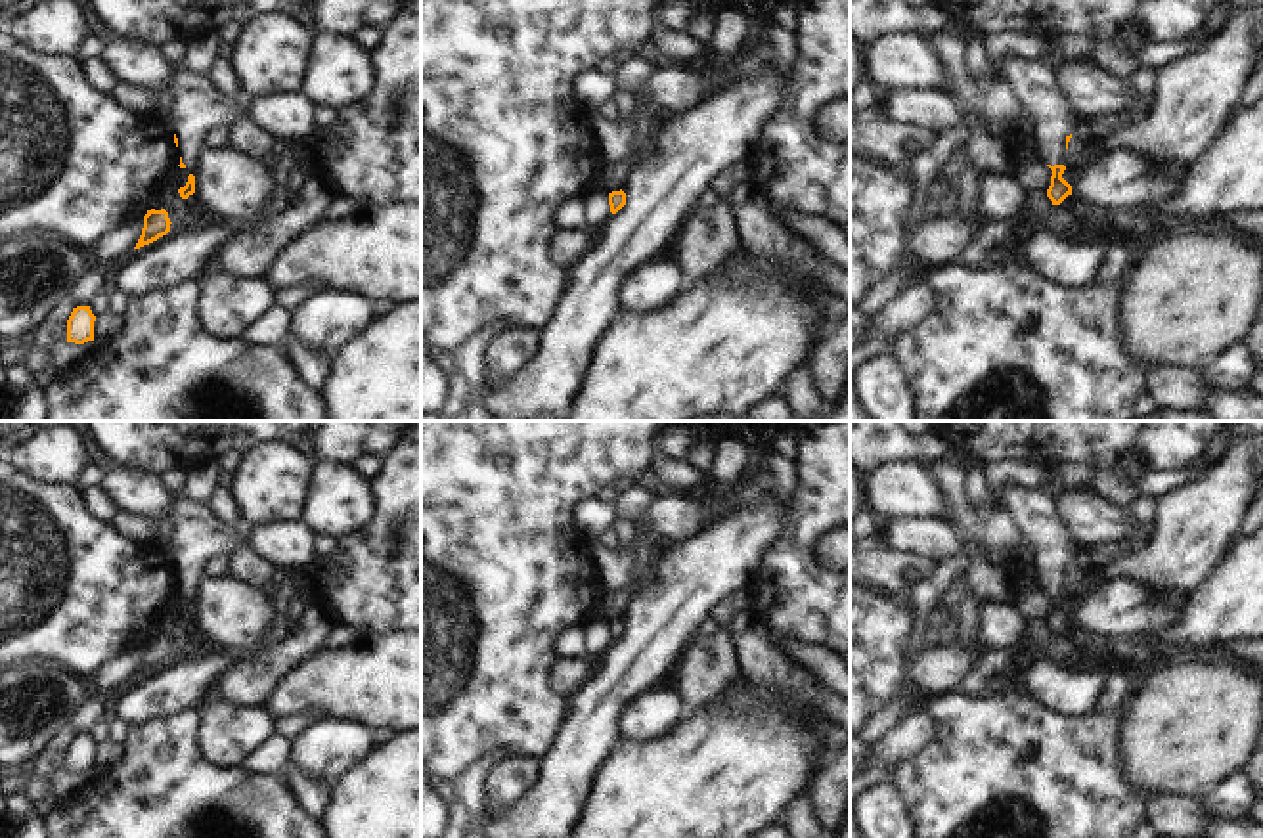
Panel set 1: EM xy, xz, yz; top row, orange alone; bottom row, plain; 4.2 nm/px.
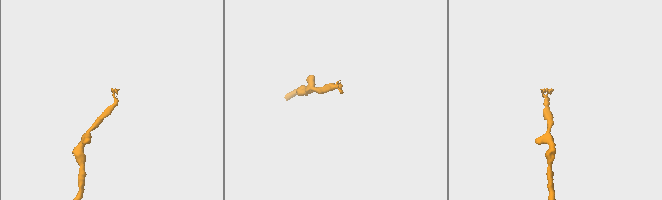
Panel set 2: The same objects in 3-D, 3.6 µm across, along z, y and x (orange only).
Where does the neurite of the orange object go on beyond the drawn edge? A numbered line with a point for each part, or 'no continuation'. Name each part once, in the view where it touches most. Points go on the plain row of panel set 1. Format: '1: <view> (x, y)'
1: yz (1034, 511)

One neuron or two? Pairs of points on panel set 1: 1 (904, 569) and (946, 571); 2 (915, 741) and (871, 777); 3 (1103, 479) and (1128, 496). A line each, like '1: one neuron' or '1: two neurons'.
1: two neurons
2: one neuron
3: one neuron

